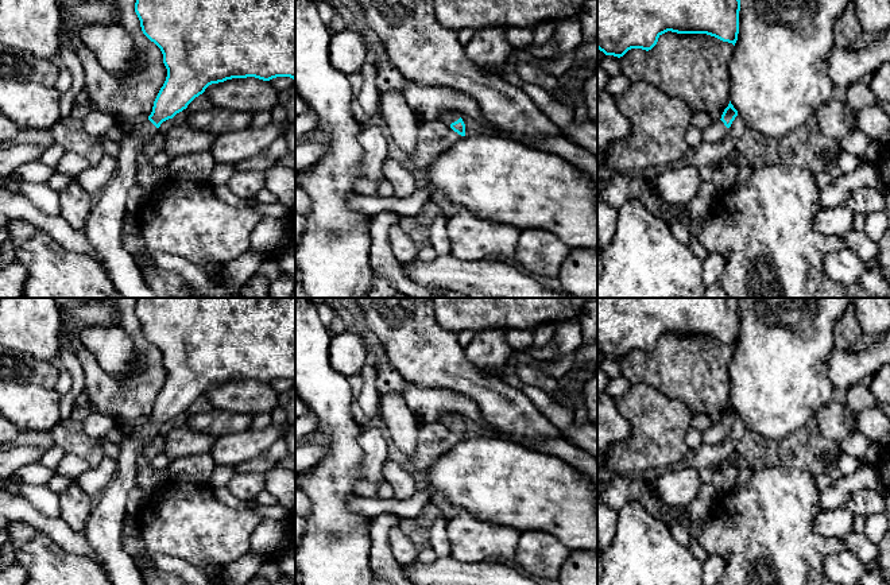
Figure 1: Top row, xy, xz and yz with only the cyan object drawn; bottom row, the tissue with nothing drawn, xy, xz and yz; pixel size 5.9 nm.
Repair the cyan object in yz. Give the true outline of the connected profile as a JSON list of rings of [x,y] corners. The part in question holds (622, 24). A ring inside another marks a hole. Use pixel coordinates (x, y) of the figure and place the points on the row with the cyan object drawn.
[[[597,0],[597,49],[605,55],[618,58],[623,57],[631,49],[649,51],[657,44],[658,38],[668,31],[677,34],[707,34],[735,46],[739,34],[739,11],[740,0]]]

